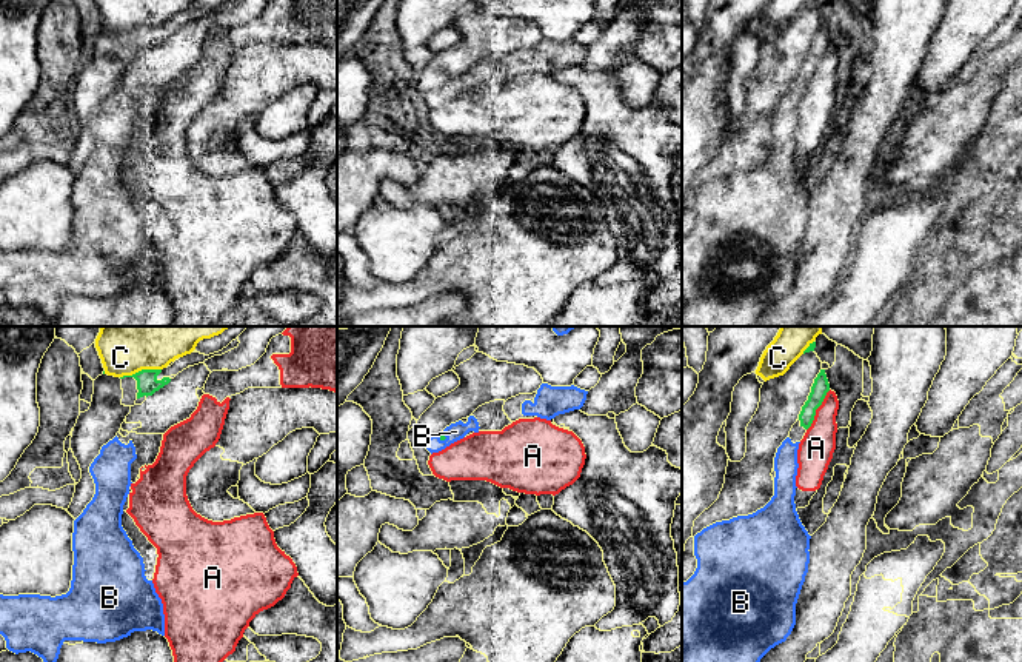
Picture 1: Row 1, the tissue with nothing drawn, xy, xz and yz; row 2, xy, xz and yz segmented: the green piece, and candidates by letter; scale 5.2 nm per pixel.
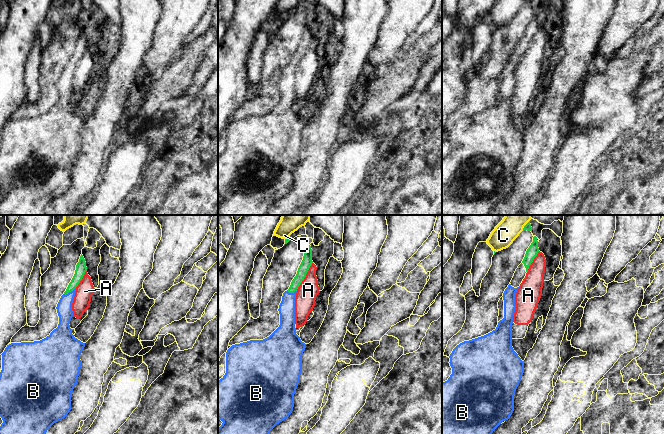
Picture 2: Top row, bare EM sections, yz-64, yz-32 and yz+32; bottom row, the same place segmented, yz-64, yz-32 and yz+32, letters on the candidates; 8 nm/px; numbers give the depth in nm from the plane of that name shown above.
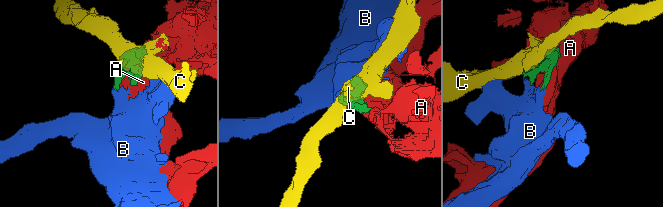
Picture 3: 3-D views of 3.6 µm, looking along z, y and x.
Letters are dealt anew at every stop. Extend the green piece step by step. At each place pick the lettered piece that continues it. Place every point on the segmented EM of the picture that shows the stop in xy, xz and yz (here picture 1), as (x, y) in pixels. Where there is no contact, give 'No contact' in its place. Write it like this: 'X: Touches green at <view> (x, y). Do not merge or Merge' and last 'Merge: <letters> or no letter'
A: Touches green at yz (816, 408). Do not merge
B: Touches green at xz (444, 434). Merge
C: Touches green at xy (142, 370). Do not merge
Merge: B

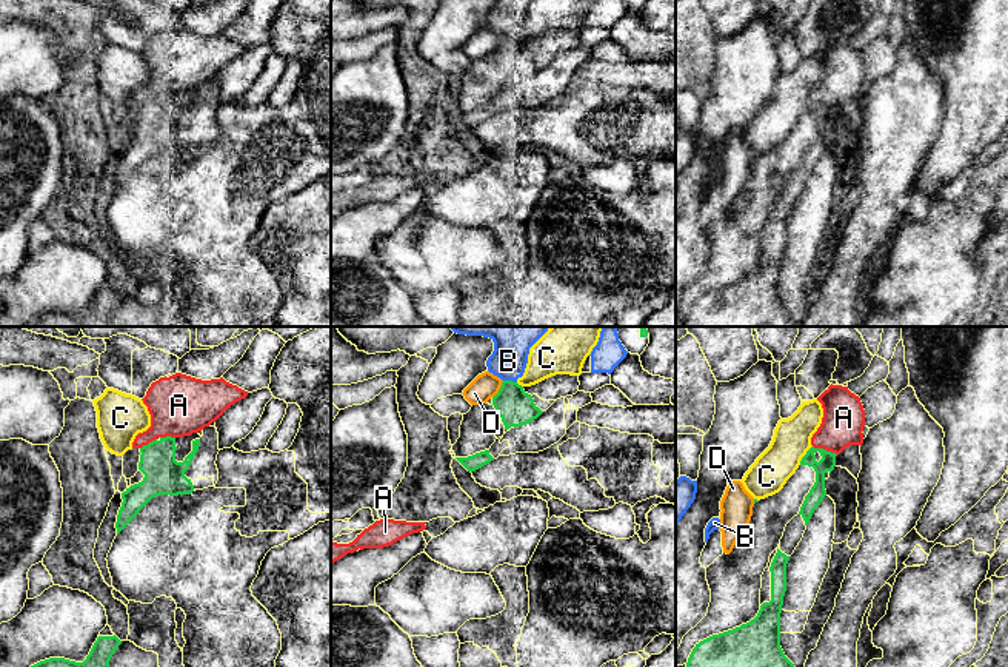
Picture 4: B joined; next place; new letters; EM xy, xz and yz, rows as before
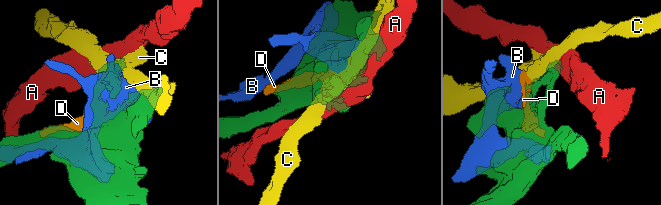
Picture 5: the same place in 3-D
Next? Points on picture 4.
A: Touches green at yz (825, 450). Do not merge
B: Touches green at xz (510, 381). Do not merge
C: Touches green at yz (805, 455). Do not merge
D: Touches green at xz (499, 390). Do not merge
Merge: no letter

